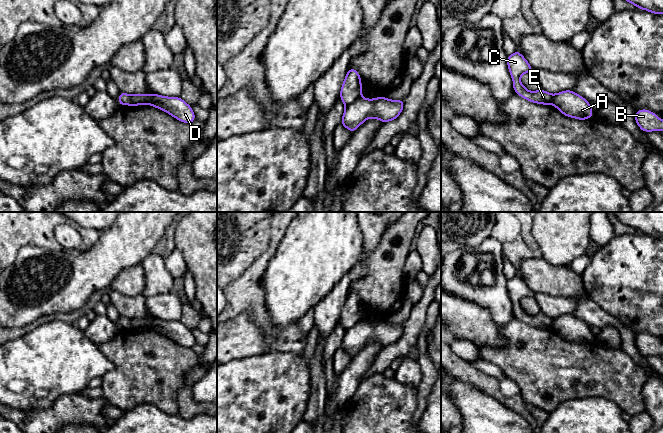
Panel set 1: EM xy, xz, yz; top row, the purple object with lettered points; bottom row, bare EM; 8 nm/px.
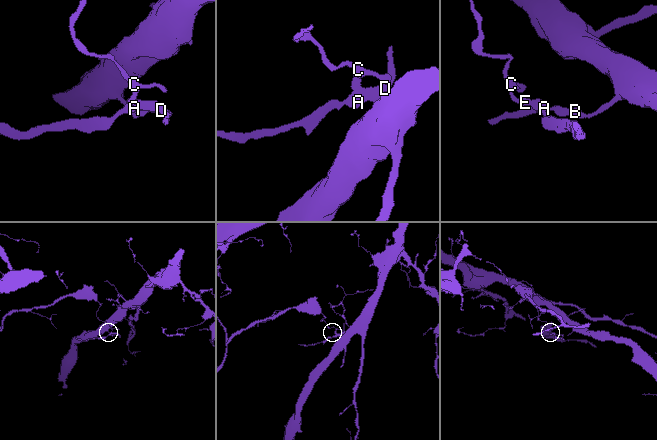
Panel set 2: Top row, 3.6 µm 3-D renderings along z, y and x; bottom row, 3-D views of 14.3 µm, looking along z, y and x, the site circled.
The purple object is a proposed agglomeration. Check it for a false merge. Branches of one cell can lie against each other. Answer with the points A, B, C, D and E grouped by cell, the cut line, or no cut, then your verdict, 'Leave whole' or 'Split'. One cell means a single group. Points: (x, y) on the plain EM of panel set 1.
Groups: A B D / C E. Split along xz (360, 320), (346, 329). Split

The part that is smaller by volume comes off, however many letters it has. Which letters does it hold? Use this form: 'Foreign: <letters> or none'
Foreign: C, E

